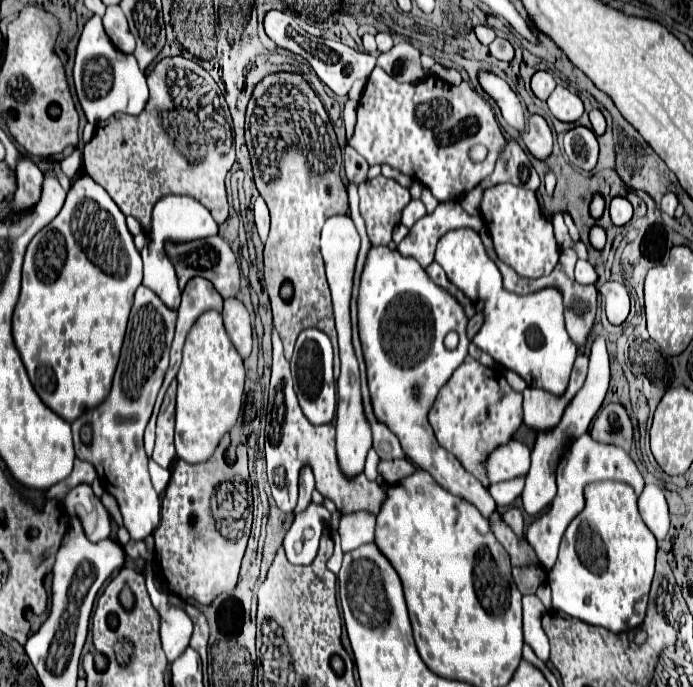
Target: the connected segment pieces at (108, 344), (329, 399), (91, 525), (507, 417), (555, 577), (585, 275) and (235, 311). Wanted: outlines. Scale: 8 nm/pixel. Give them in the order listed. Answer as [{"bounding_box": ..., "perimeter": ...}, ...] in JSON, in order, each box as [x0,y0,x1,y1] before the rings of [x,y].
[{"bounding_box":[12,168,142,422],"perimeter":[[[82,168],[82,174],[72,180],[60,214],[28,244],[22,270],[22,292],[12,320],[14,342],[34,390],[42,402],[66,422],[74,422],[86,408],[100,406],[110,394],[134,292],[140,284],[142,258],[126,226],[126,216],[110,194]]]},{"bounding_box":[292,328,337,426],"perimeter":[[[308,328],[298,336],[292,356],[292,372],[294,372],[294,390],[298,394],[298,402],[304,416],[316,426],[330,424],[336,414],[337,389],[336,380],[332,376],[332,344],[322,330]]]},{"bounding_box":[66,484,110,542],"perimeter":[[[80,484],[66,496],[66,510],[82,520],[90,542],[100,542],[110,536],[110,514],[90,484]]]},{"bounding_box":[428,356,522,486],"perimeter":[[[468,356],[454,370],[452,378],[440,388],[428,412],[428,422],[434,428],[440,446],[450,450],[468,472],[476,474],[476,478],[480,478],[480,482],[488,486],[488,480],[484,480],[482,458],[486,458],[492,448],[508,442],[520,428],[522,394],[508,386],[502,370],[486,368]]]},{"bounding_box":[548,482,656,632],"perimeter":[[[624,482],[586,486],[586,508],[568,526],[554,568],[548,572],[552,608],[612,632],[642,624],[654,576],[656,538],[638,514],[636,494]]]},{"bounding_box":[576,260,598,284],"perimeter":[[[578,260],[576,262],[576,282],[580,282],[580,284],[594,284],[596,280],[598,280],[596,272],[588,264],[588,260]]]},{"bounding_box":[222,298,252,358],"perimeter":[[[228,298],[224,300],[222,316],[224,316],[224,326],[238,354],[242,358],[248,358],[252,352],[252,324],[246,306],[238,298]]]}]

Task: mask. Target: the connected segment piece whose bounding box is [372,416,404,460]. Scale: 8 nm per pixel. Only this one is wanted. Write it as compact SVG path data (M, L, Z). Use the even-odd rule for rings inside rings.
M374 416L374 422L372 422L372 438L374 438L376 452L380 454L382 460L404 458L404 450L400 448L398 438L386 428L386 424L376 420L376 416Z

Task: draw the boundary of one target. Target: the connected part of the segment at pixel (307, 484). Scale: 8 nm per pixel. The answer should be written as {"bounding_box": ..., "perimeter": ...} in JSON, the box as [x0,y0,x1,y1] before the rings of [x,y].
{"bounding_box":[294,468,314,514],"perimeter":[[[304,468],[300,472],[300,498],[294,508],[294,514],[300,514],[308,508],[308,504],[312,502],[312,492],[314,492],[314,474],[310,468]]]}

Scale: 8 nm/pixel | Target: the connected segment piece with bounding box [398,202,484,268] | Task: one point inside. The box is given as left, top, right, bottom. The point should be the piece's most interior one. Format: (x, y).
(420, 243)

